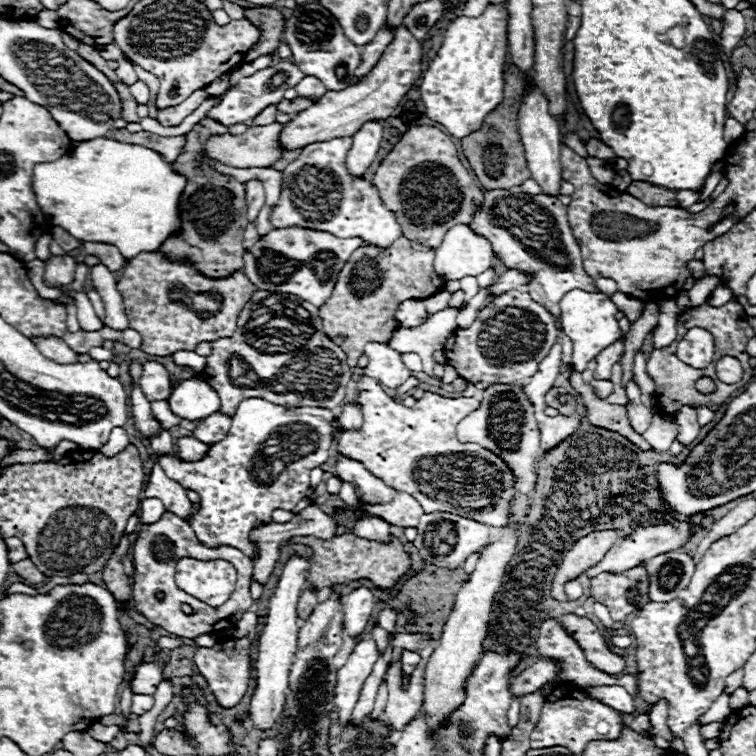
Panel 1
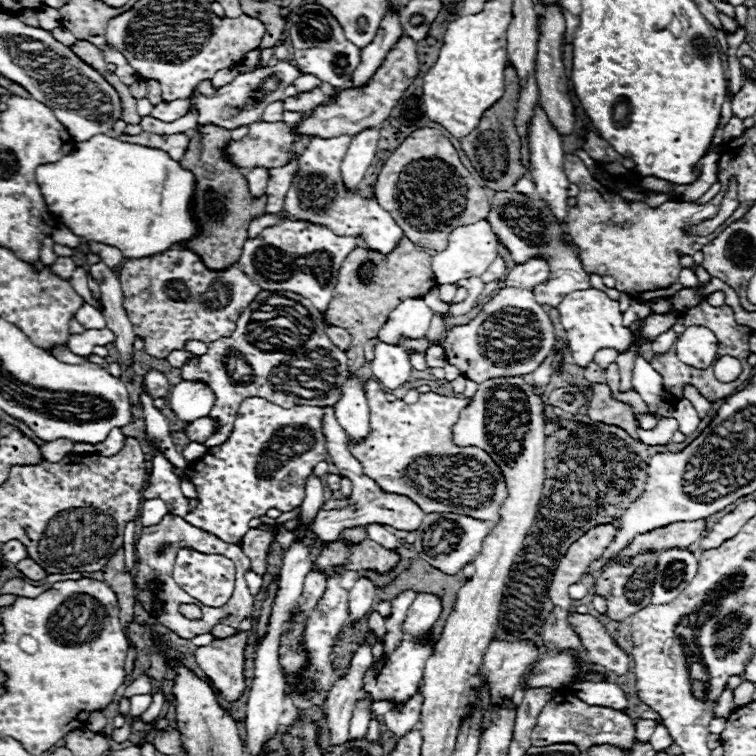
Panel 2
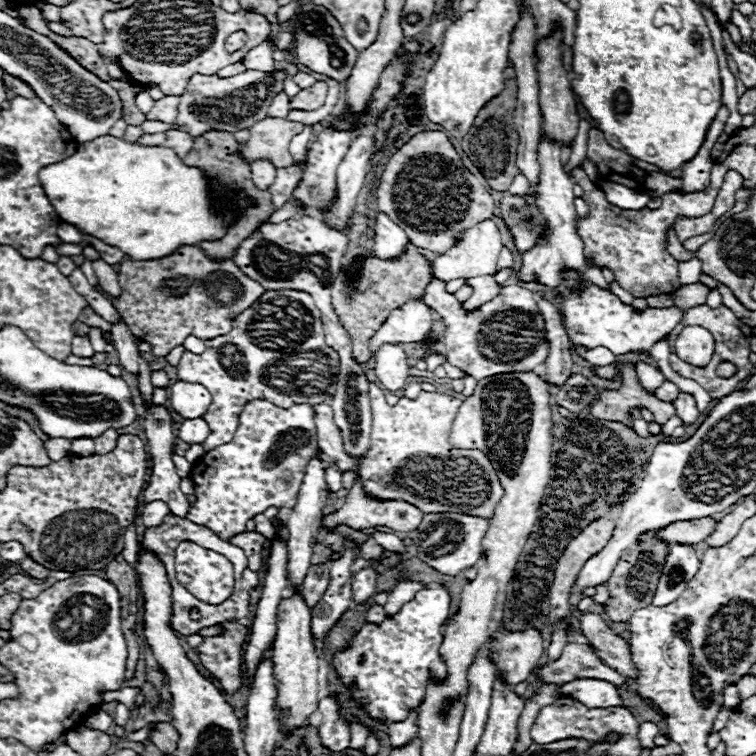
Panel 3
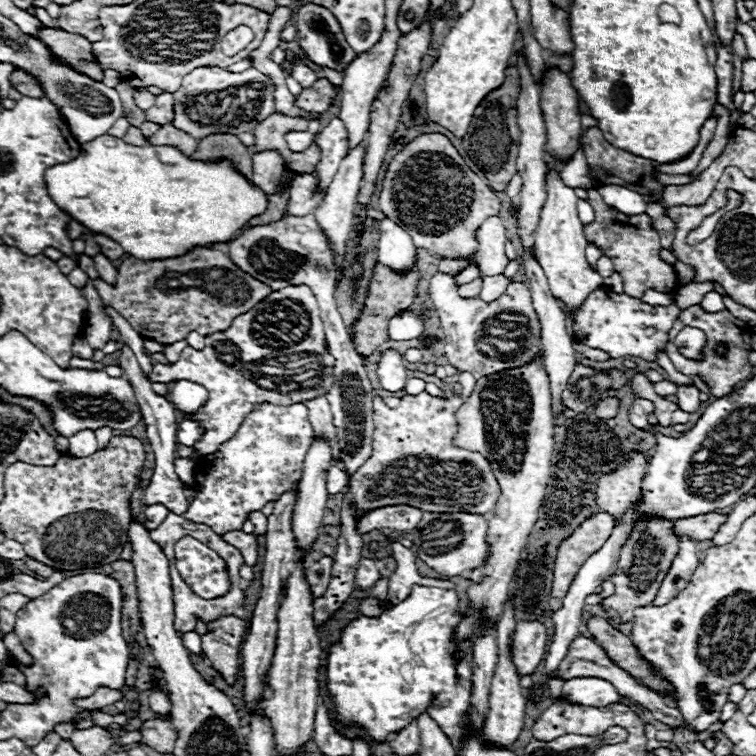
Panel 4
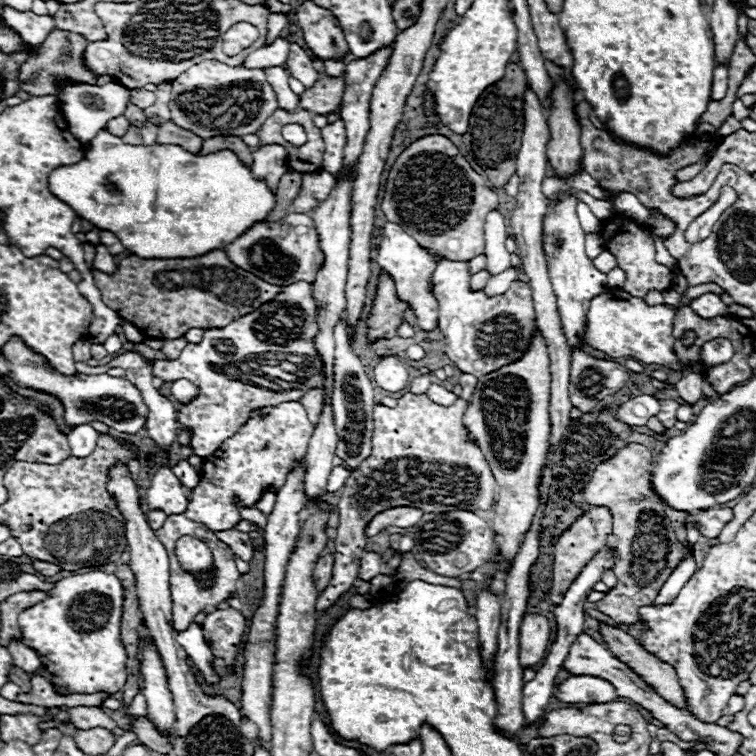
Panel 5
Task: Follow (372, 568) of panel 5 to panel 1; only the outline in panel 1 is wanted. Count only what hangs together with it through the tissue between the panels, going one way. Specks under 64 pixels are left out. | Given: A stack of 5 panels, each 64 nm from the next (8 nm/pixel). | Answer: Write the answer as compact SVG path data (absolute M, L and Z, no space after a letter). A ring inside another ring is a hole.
M356 588L344 598L344 632L356 640L370 622L374 612L374 596L368 588Z

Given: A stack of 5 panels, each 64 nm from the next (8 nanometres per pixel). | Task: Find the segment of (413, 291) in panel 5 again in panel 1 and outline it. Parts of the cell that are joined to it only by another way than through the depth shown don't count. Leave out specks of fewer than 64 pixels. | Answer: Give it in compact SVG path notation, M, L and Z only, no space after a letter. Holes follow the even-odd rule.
M342 136L342 138L334 138L328 142L316 142L306 146L300 156L290 162L284 170L282 170L282 192L278 198L278 204L272 208L270 214L270 222L274 228L312 228L312 230L322 230L322 232L330 232L338 238L350 238L350 236L358 236L364 238L366 242L370 242L372 246L380 246L386 248L390 246L394 240L398 240L402 236L402 228L394 218L394 212L390 212L378 194L378 188L368 182L366 178L354 178L348 174L346 170L346 152L352 148L352 138L350 136Z

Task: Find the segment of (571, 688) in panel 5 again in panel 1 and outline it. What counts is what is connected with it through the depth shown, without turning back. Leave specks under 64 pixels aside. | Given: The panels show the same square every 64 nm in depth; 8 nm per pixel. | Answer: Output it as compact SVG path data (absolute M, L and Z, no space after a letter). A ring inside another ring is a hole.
M598 686L598 688L586 688L586 694L590 698L602 700L610 708L622 714L634 714L634 700L622 686Z

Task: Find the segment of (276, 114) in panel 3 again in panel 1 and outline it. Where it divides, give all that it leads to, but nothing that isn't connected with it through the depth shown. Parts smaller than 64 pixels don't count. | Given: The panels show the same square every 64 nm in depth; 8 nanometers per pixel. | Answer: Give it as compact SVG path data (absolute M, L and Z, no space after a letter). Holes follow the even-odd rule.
M270 106L270 108L264 108L264 112L260 112L256 118L248 120L246 124L248 126L266 126L266 124L272 124L276 120L276 114L278 114L276 106Z

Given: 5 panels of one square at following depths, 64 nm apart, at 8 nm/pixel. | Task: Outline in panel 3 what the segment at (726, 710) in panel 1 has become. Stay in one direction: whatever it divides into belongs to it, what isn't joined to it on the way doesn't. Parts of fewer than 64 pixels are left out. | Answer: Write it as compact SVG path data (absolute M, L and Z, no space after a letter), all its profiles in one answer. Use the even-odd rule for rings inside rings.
M728 685L726 687L726 692L724 692L724 702L722 702L722 708L734 708L734 706L738 706L738 704L740 704L740 700L738 700L736 685Z

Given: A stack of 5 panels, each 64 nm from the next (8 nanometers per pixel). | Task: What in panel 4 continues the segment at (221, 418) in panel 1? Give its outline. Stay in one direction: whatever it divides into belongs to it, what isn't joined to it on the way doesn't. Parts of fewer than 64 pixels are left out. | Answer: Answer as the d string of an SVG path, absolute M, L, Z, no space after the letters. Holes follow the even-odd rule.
M184 420L178 428L178 442L184 446L194 446L198 442L198 438L202 438L204 428L200 422L194 420Z

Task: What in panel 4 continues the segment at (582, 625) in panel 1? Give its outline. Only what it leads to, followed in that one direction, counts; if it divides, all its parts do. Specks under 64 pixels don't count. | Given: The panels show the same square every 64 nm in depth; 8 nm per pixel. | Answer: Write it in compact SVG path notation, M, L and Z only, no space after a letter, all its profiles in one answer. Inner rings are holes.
M592 616L586 622L588 632L592 634L592 638L604 648L604 652L608 654L608 658L618 664L622 670L630 672L630 676L634 676L636 680L644 682L650 688L662 688L662 692L670 692L670 684L666 684L664 680L656 678L648 664L640 658L638 650L634 648L632 640L628 640L626 634L614 630L604 618L600 616Z

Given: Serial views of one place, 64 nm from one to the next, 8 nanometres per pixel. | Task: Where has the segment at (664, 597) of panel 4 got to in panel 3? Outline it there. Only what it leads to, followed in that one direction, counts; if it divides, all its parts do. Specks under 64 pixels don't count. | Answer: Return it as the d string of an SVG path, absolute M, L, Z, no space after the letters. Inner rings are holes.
M672 544L662 566L662 576L658 580L658 588L654 594L654 606L666 606L674 602L684 590L690 578L698 572L700 560L692 546Z

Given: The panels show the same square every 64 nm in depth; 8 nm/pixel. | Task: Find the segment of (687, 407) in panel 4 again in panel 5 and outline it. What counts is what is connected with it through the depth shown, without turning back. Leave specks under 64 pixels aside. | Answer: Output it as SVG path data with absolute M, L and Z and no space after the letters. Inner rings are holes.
M704 370L688 372L674 384L680 398L684 400L684 404L694 406L700 400L700 396L702 396L702 380L704 380Z

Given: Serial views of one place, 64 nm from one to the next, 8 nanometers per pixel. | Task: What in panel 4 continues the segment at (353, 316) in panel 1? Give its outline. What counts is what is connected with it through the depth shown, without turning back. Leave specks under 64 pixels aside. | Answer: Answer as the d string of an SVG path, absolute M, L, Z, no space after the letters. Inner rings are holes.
M376 262L372 278L370 278L370 286L368 286L368 296L364 300L364 308L362 308L360 316L358 316L358 320L354 322L354 330L352 330L352 334L354 334L352 342L354 342L354 348L356 348L356 352L360 356L370 356L382 342L388 340L386 332L384 332L384 326L388 324L388 320L394 314L398 314L398 312L402 312L402 310L406 310L408 306L414 304L414 300L418 296L420 278L422 276L420 276L420 268L418 266L414 266L408 274L402 276L396 270Z

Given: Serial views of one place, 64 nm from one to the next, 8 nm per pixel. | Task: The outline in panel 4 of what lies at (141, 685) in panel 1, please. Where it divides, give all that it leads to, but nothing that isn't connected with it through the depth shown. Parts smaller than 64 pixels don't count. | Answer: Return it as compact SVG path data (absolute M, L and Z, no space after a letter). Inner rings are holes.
M98 688L94 696L86 698L86 700L76 700L76 706L78 708L84 708L84 710L100 710L108 704L114 704L118 700L124 700L126 698L126 692L122 690L110 690L110 688Z

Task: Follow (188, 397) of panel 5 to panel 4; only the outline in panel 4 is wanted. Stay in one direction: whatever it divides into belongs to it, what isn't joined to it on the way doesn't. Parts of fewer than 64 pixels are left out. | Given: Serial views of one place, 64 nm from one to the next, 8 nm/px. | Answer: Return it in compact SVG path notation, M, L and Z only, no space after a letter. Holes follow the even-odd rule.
M177 380L173 383L175 403L180 403L178 410L182 414L196 414L200 406L206 404L208 392L204 386L190 382L190 380Z

